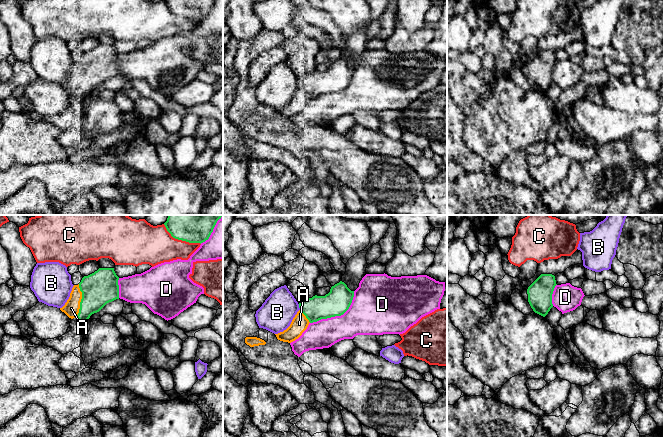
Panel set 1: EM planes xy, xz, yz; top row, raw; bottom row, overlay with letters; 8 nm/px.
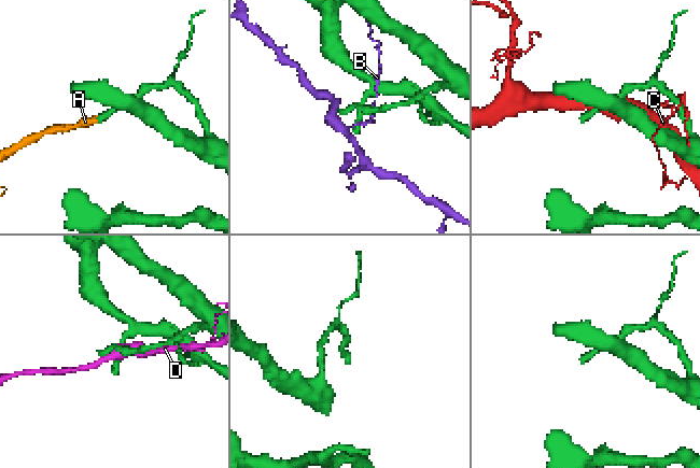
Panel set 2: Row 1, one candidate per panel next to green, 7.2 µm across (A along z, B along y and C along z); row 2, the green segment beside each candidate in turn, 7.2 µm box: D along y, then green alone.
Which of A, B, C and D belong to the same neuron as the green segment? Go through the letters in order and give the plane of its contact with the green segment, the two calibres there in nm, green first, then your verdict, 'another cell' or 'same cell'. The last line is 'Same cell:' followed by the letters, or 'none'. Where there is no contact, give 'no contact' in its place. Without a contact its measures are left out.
A: xy | 280/130 nm | same cell
B: xz | 190/280 nm | another cell
C: xy | 400/320 nm | another cell
D: xz | 200/320 nm | another cell
Same cell: A

